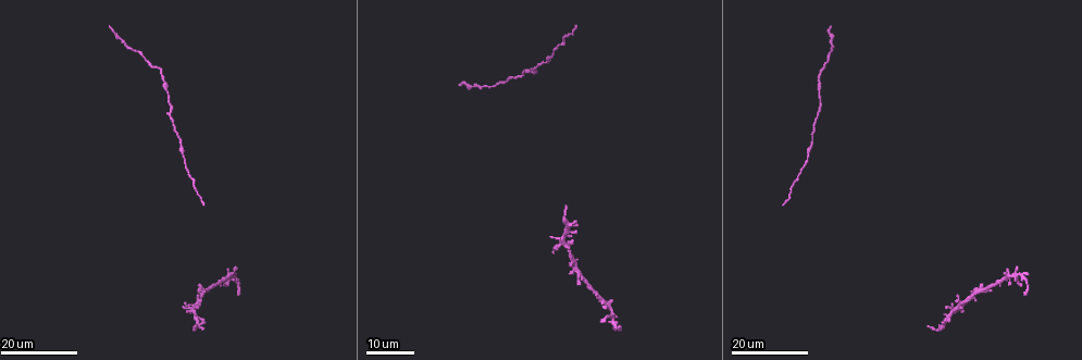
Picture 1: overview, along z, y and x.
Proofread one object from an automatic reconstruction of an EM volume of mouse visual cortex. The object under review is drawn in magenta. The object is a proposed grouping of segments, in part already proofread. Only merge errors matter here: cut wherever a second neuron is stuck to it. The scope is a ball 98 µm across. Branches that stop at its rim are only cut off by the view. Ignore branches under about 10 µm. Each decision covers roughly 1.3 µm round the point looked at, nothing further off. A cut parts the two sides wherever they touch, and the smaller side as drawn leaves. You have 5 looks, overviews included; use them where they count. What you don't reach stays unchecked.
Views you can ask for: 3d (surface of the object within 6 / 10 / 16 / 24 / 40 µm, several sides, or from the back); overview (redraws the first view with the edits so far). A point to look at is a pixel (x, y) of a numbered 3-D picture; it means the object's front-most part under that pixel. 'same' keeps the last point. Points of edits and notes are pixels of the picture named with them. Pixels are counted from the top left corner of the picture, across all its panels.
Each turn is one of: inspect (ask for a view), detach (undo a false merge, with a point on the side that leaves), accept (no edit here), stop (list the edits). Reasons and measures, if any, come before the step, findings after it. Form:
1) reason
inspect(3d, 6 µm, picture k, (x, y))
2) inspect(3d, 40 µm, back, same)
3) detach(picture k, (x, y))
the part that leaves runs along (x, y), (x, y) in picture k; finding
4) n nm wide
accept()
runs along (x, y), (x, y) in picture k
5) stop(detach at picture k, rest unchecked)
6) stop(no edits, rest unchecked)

inspect(3d, 24 µm, picture 1, (571, 258))

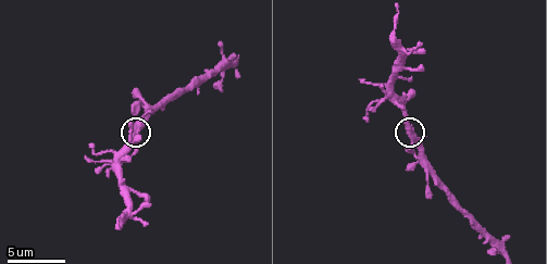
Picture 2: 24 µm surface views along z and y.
inspect(3d, 10 µm, picture 2, (407, 130))

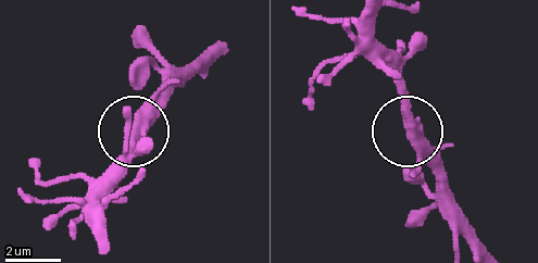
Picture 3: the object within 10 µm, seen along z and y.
470 nm wide
accept()
one neuron here

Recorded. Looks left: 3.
sudden change in width
inspect(3d, 24 µm, picture 1, (179, 146))

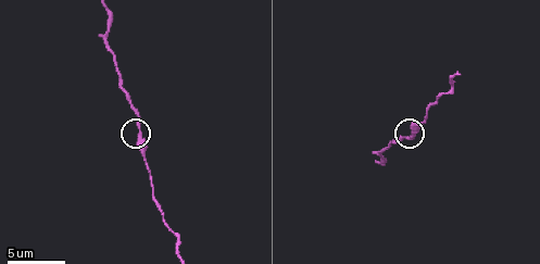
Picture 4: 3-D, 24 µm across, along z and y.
zoom in
inspect(3d, 10 µm, picture 4, (140, 137))

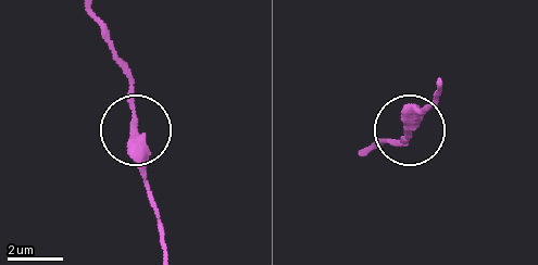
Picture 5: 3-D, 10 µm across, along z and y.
310 nm wide
accept()
all the same neuron

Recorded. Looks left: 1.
stop(no edits, rest unchecked)

